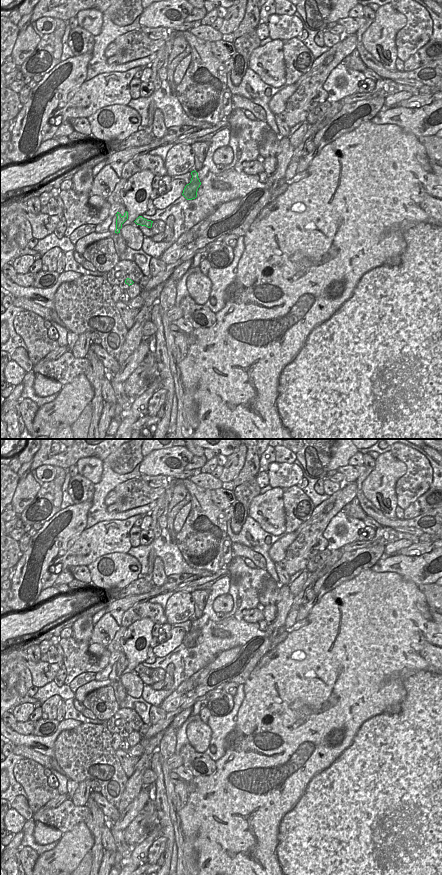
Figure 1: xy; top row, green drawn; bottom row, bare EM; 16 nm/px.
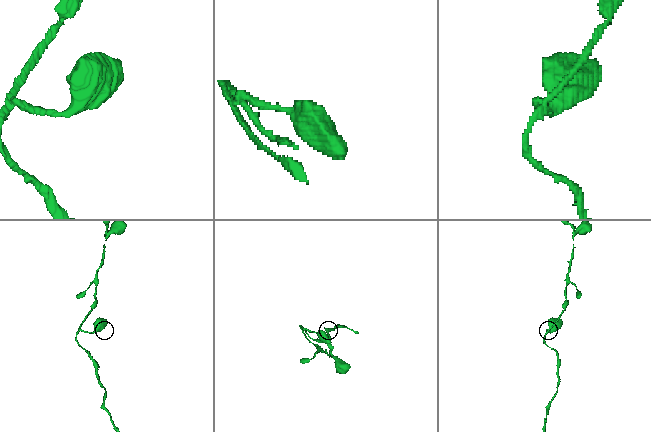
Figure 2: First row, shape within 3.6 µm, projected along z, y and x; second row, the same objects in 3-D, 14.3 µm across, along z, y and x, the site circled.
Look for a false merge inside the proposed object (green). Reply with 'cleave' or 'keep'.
cleave

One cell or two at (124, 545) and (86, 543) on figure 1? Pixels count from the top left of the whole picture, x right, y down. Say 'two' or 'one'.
one

